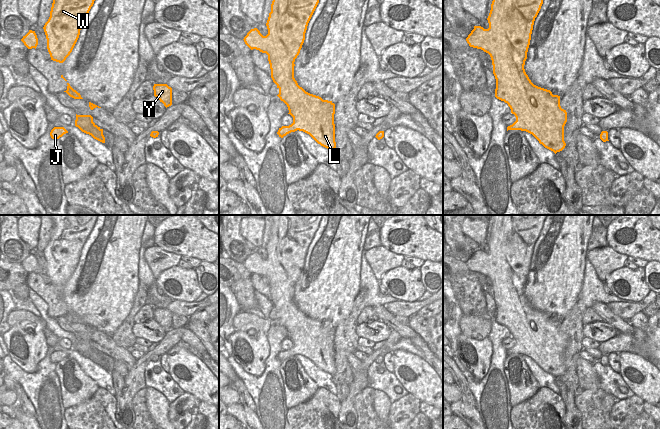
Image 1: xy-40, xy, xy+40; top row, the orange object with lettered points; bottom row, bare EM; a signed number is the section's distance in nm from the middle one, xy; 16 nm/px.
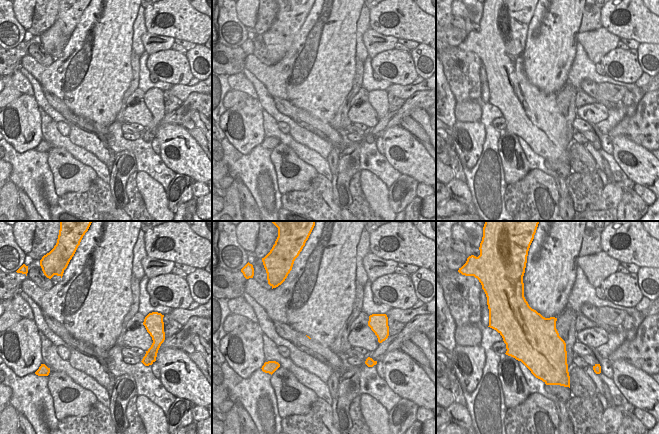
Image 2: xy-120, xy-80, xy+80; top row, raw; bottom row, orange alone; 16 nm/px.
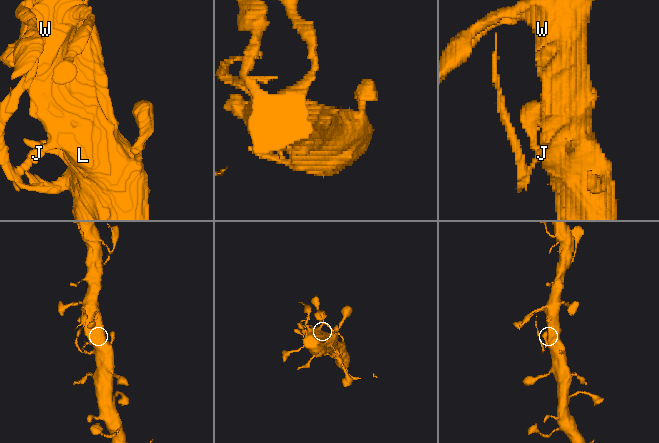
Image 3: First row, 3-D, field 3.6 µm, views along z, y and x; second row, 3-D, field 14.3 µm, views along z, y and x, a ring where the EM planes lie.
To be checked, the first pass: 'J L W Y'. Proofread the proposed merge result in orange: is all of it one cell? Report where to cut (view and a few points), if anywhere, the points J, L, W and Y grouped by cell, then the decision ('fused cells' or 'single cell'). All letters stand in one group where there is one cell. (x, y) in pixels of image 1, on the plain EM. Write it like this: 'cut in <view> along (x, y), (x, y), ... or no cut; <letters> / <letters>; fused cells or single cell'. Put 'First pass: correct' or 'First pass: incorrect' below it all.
cut in xy along (289, 349), (293, 355); J / L W Y; fused cells
First pass: incorrect

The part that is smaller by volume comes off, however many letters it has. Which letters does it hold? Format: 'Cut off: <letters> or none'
Cut off: J

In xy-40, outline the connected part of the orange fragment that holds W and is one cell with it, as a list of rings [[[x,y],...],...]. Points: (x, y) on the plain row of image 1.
[[[49,215],[53,220],[50,241],[43,253],[51,284],[63,287],[72,276],[81,250],[94,228],[98,215]]]

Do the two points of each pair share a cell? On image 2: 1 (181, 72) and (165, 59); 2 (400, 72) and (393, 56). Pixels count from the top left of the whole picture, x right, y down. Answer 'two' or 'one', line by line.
1: one
2: one

